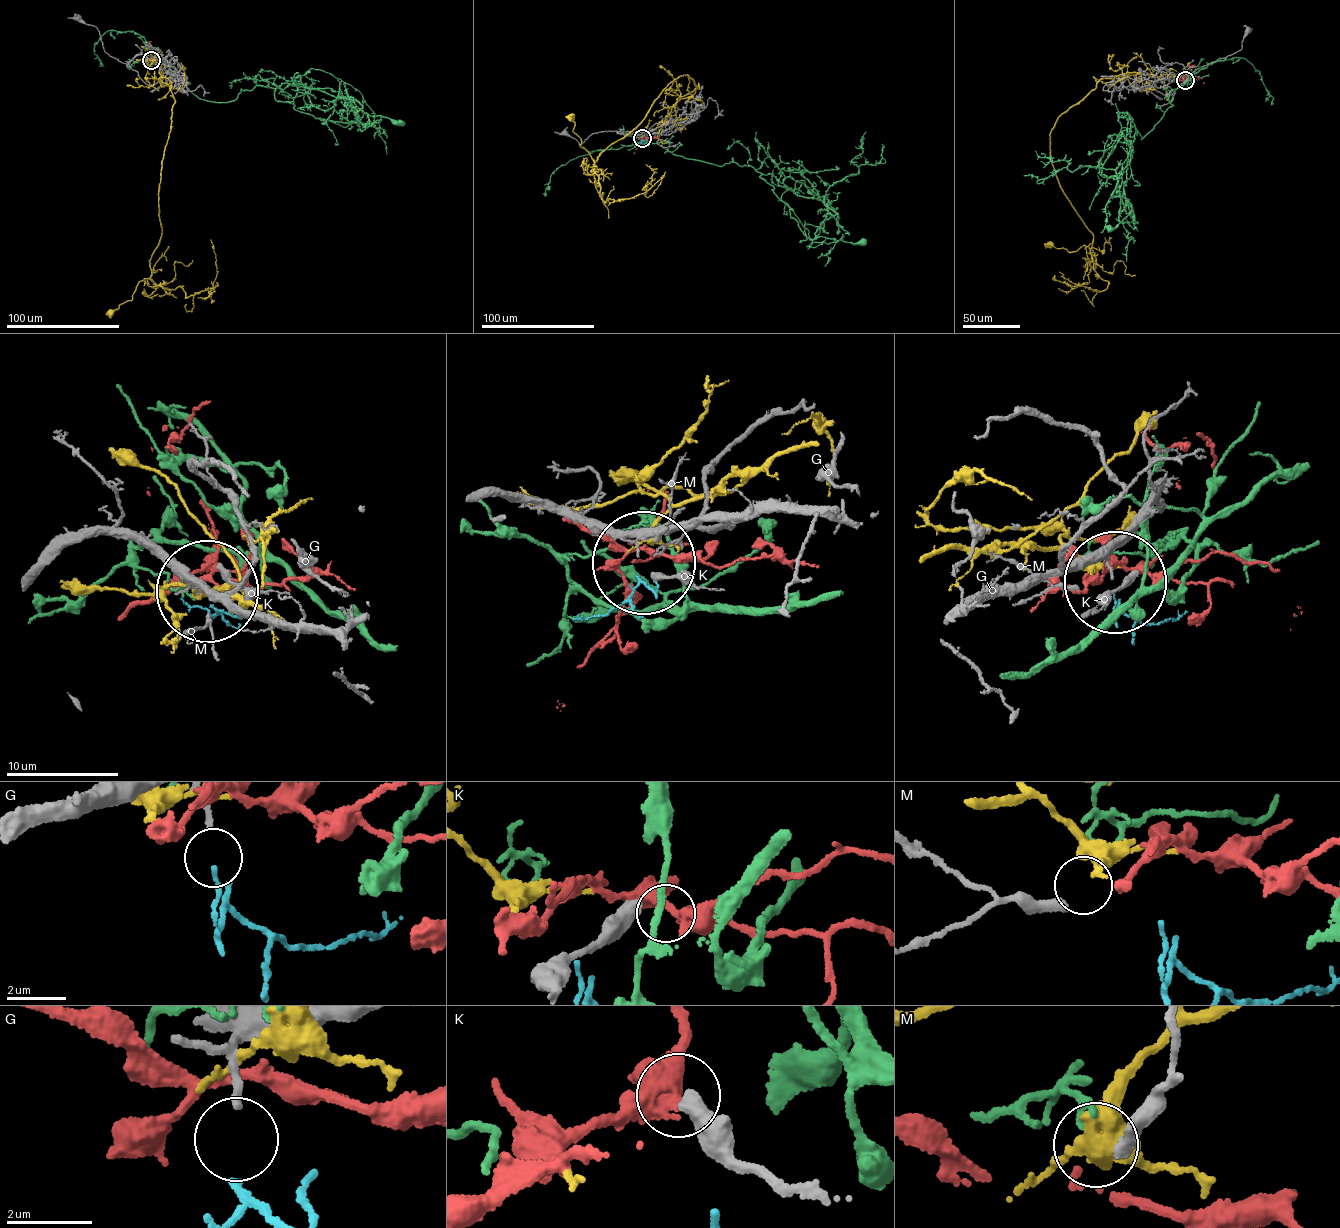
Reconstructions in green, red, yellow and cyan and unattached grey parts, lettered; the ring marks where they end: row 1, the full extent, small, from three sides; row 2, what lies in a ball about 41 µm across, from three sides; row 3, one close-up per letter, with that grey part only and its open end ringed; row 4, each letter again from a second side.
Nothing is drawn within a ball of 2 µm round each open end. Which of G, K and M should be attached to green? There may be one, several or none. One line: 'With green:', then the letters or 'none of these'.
With green: none of these

